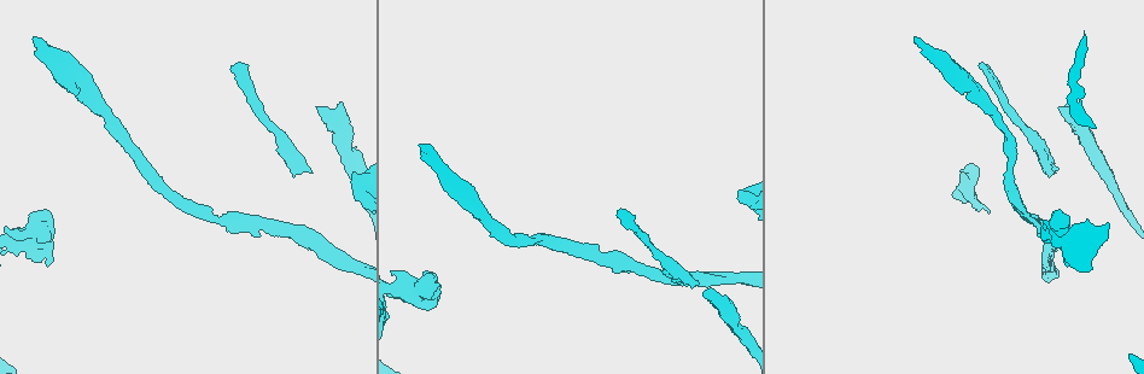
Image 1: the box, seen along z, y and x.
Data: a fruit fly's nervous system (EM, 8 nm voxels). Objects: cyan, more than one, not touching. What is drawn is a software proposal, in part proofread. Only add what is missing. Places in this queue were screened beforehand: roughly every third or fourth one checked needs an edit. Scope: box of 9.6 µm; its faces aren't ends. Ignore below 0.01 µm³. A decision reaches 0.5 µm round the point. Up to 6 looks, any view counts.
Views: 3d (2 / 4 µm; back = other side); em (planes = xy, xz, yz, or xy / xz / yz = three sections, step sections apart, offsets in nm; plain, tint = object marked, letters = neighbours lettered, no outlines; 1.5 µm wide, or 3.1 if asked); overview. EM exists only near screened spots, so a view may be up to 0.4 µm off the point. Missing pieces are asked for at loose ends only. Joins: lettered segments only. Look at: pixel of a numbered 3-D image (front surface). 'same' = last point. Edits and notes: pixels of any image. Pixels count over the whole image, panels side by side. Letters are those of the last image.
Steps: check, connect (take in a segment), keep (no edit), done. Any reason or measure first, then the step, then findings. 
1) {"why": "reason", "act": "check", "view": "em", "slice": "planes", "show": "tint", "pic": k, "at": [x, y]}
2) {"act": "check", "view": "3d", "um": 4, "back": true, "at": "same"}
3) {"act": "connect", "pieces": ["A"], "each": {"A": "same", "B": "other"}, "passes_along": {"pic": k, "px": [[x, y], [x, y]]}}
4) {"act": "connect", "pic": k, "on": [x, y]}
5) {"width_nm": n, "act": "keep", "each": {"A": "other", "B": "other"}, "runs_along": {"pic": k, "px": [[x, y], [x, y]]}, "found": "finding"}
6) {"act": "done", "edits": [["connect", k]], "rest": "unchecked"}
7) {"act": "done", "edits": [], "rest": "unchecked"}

{"why": "an open end", "act": "check", "view": "3d", "um": 2, "pic": 1, "at": [914, 38]}

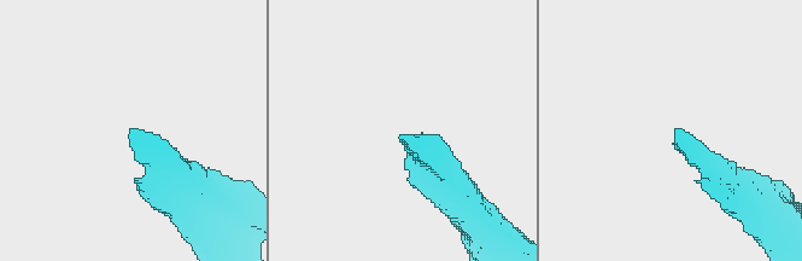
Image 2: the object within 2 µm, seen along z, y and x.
{"act": "check", "view": "em", "slice": "planes", "show": "plain", "pic": 2, "at": [678, 131]}

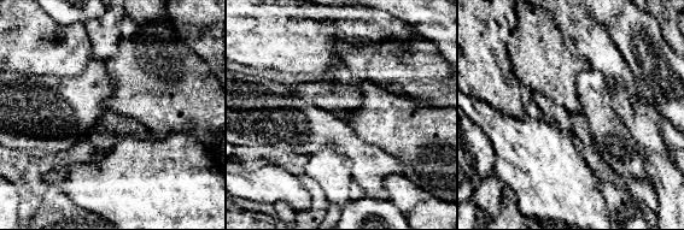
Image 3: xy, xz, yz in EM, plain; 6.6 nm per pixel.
{"act": "check", "view": "em", "slice": "planes", "show": "letters", "at": "same"}

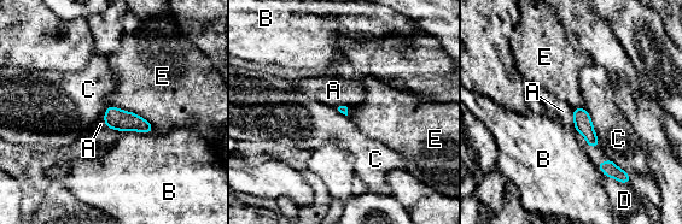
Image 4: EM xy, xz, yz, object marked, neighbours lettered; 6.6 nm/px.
{"act": "connect", "pieces": ["A"], "each": {"A": "same", "B": "other", "C": "other", "D": "other", "E": "other"}, "passes_along": {"pic": 4, "px": [[583, 123], [575, 119], [563, 111]]}, "found": "the neuron continues"}

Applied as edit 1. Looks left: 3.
{"why": "branch stops here", "act": "check", "view": "em", "slice": "planes", "show": "plain", "pic": 1, "at": [50, 263]}

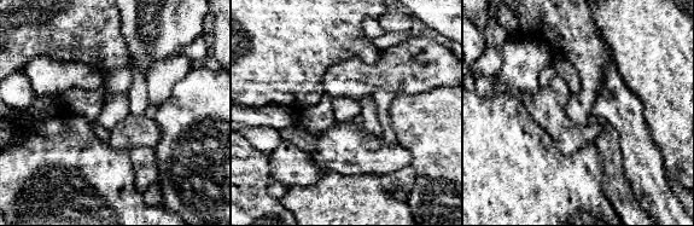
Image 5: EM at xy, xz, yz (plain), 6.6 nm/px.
{"why": "what lies round it", "act": "check", "view": "em", "slice": "planes", "show": "letters", "at": "same"}

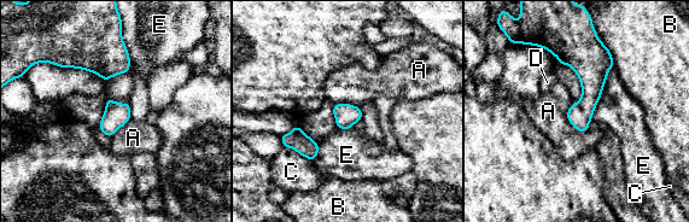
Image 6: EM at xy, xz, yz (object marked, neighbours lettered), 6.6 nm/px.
{"width_nm": 150, "act": "keep", "each": {"A": "other", "B": "other", "C": "other", "D": "other", "E": "other"}, "border": {"pic": 6, "px": [[570, 105], [568, 122], [587, 130]]}, "found": "none of them fits"}

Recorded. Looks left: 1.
{"act": "done", "edits": [["connect", 4]], "rest": "unchecked"}

